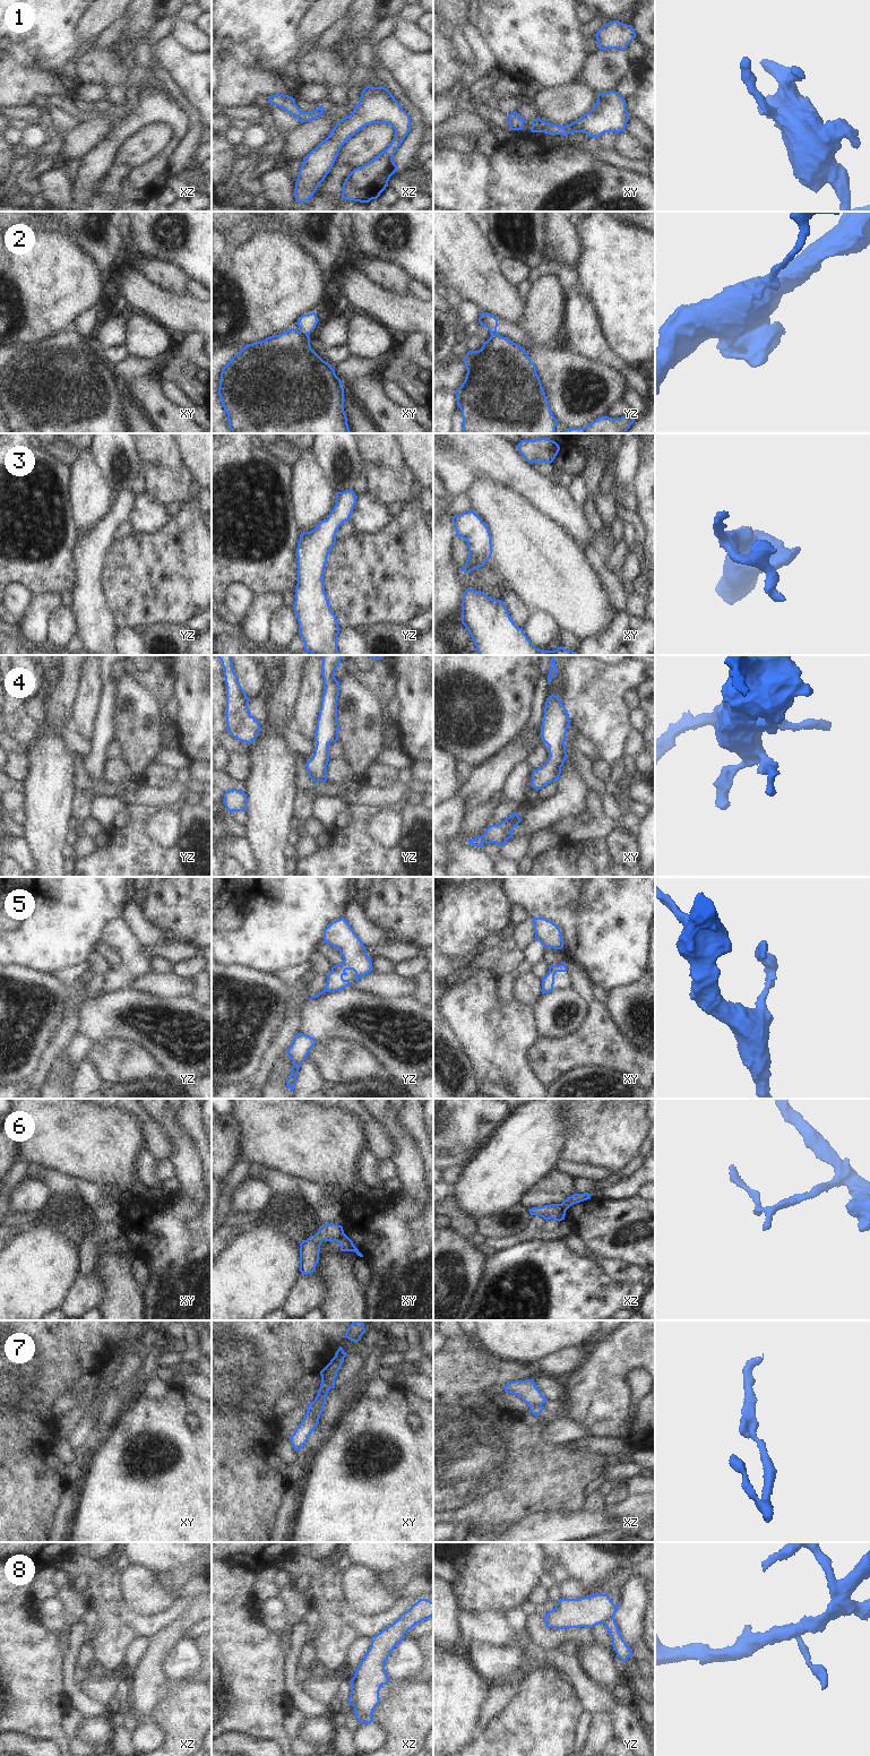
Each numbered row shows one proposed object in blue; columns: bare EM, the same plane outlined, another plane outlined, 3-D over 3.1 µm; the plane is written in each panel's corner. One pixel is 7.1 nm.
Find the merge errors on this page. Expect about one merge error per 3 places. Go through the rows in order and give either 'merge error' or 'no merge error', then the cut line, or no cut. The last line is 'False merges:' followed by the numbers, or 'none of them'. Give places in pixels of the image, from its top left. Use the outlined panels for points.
1: no merge error; cut none
2: merge error; cut xy (300, 329), (307, 334)
3: no merge error; cut none
4: no merge error; cut none
5: no merge error; cut none
6: merge error; cut xy (343, 1232), (336, 1240)
7: merge error; cut xy (319, 1416), (311, 1414), (306, 1417)
8: merge error; cut yz (612, 1616), (603, 1623)
False merges: 2, 6, 7, 8

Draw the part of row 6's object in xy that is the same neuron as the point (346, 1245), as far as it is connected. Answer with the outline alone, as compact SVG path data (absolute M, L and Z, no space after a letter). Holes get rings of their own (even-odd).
M343 1233L337 1239L337 1242L338 1242L342 1251L354 1251L358 1256L363 1257L363 1255L354 1246L353 1241L345 1233Z

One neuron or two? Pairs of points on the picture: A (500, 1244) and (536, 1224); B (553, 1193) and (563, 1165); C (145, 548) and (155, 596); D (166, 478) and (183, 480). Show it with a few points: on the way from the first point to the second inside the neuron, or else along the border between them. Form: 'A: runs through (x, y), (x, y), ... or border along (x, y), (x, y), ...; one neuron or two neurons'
A: runs through (509, 1240), (528, 1233); one neuron
B: border along (554, 1169), (565, 1171), (574, 1178); two neurons
C: runs through (145, 560), (145, 573), (155, 584); one neuron
D: runs through (171, 480), (179, 480); one neuron

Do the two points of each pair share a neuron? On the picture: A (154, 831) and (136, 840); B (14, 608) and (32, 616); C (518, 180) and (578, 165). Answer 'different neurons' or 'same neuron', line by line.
A: different neurons
B: different neurons
C: same neuron

